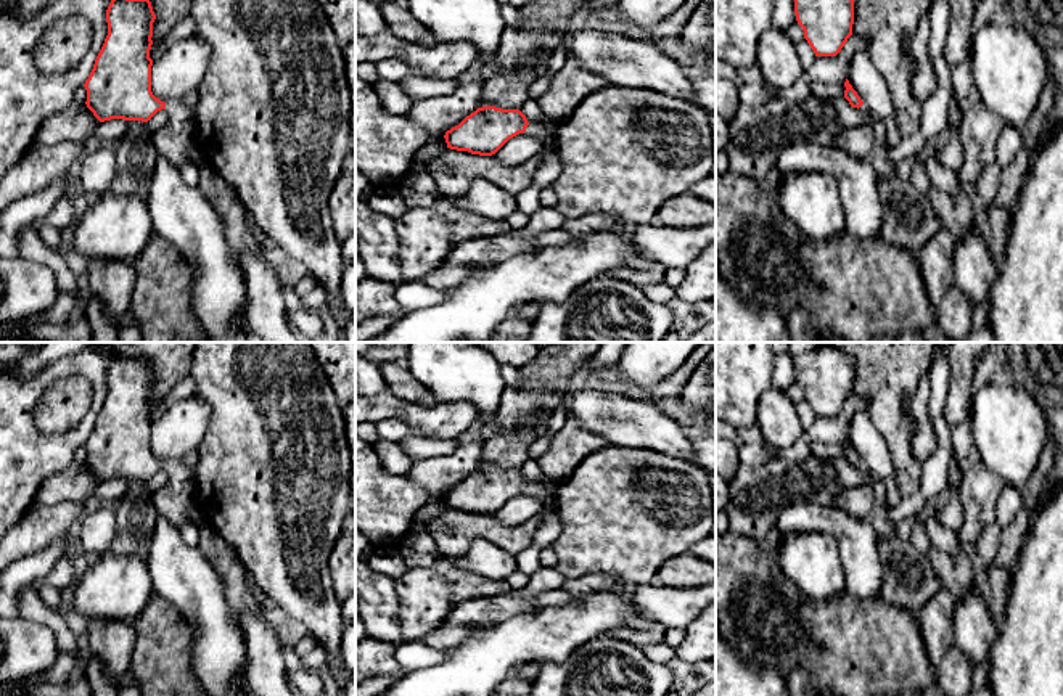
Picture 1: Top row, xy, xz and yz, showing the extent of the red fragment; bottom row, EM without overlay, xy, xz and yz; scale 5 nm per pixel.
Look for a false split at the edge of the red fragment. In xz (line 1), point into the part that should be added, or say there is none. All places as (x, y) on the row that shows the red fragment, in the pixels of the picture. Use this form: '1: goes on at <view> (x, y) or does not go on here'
1: goes on at xz (539, 131)

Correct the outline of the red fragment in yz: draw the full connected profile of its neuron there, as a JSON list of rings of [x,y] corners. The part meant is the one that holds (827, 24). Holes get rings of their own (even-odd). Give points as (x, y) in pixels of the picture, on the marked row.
[[[794,0],[794,14],[815,56],[836,56],[852,35],[854,0]]]

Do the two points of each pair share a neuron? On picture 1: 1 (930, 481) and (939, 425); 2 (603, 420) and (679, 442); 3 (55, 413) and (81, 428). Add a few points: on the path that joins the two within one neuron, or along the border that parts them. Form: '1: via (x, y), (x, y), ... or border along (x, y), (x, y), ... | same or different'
1: via (936, 466), (943, 455), (943, 439) | same
2: via (623, 421), (639, 423), (660, 433) | same
3: border along (92, 391), (89, 410), (69, 428), (37, 428) | different

